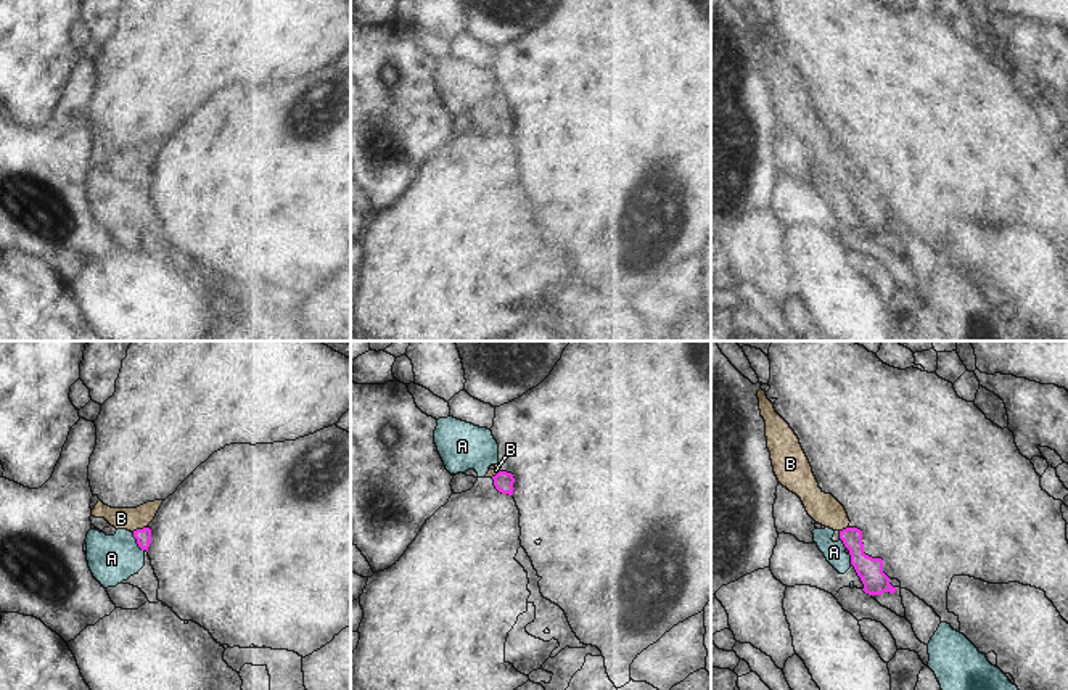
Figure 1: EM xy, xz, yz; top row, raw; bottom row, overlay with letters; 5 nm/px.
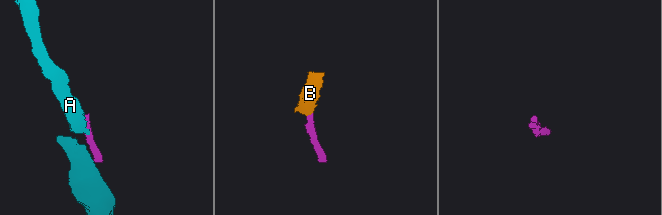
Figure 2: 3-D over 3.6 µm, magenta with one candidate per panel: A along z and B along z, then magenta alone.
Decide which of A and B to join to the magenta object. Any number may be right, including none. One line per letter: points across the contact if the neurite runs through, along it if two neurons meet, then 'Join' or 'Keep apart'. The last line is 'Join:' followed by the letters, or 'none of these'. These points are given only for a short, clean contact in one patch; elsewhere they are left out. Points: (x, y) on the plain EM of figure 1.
A: Boundary: xy (132, 172), (143, 190). Keep apart
B: Path across: xy (143, 176), (139, 169), (127, 158), (121, 158). Join
Join: B

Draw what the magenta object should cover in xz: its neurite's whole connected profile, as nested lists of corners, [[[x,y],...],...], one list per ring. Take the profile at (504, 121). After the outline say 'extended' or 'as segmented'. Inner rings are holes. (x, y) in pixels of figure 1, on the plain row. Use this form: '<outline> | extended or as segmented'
[[[499,103],[494,106],[495,106],[494,109],[489,106],[486,117],[494,119],[494,125],[499,132],[513,135],[513,129],[515,129],[513,127],[513,122],[515,122],[513,114],[507,113],[507,111],[500,111]]] | extended

